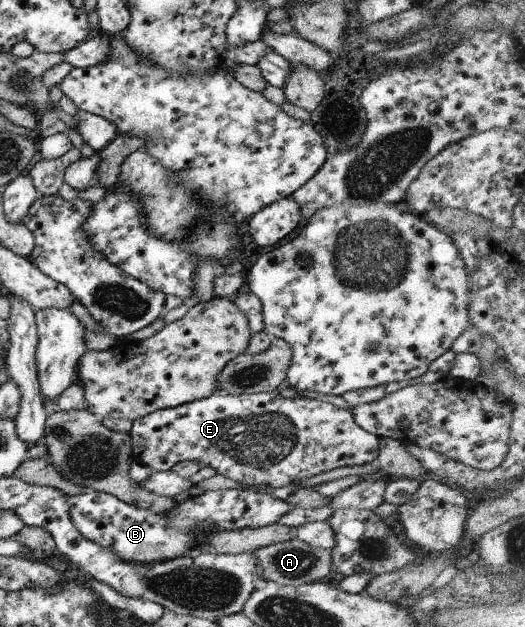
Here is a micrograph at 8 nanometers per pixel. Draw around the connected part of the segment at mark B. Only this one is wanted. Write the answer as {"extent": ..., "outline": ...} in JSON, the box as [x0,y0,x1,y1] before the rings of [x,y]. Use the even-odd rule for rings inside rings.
{"extent":[66,489,292,563],"outline":[[[223,489],[206,491],[197,497],[190,497],[168,513],[154,513],[148,509],[136,508],[123,503],[112,495],[83,490],[78,495],[66,498],[68,517],[72,525],[91,543],[112,549],[120,561],[132,563],[156,563],[164,559],[174,559],[180,555],[196,552],[198,529],[206,531],[233,531],[244,527],[263,527],[276,524],[280,515],[292,508],[288,503],[272,498],[268,494],[253,489]]]}

